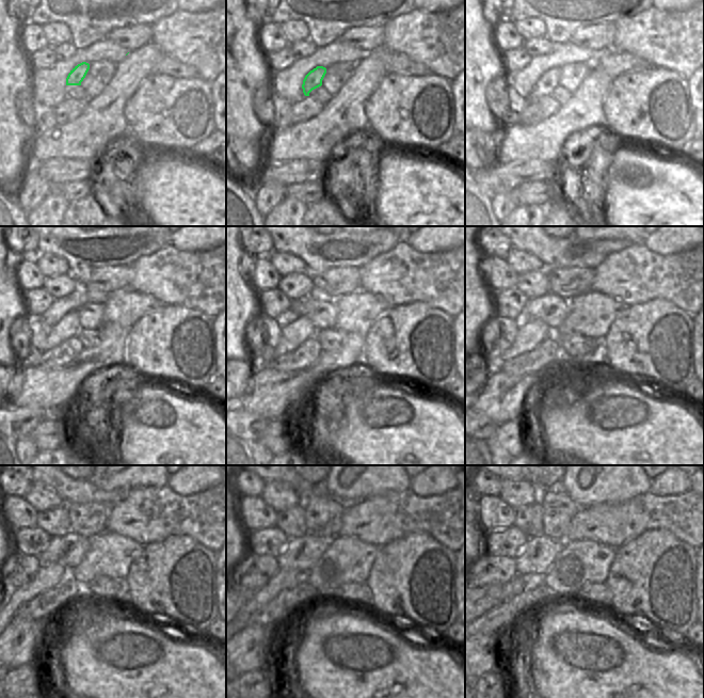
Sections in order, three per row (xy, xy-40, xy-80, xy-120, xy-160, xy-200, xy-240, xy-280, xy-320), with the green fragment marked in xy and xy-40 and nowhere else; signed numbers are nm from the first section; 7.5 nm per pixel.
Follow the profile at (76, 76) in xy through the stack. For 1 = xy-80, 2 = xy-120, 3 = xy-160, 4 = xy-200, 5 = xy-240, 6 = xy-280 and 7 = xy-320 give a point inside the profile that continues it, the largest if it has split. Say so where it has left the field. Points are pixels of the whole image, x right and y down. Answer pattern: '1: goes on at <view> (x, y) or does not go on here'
1: goes on at xy-80 (549, 80)
2: goes on at xy-120 (68, 327)
3: goes on at xy-160 (293, 333)
4: goes on at xy-200 (531, 333)
5: goes on at xy-240 (49, 576)
6: goes on at xy-280 (283, 580)
7: goes on at xy-320 (518, 584)

